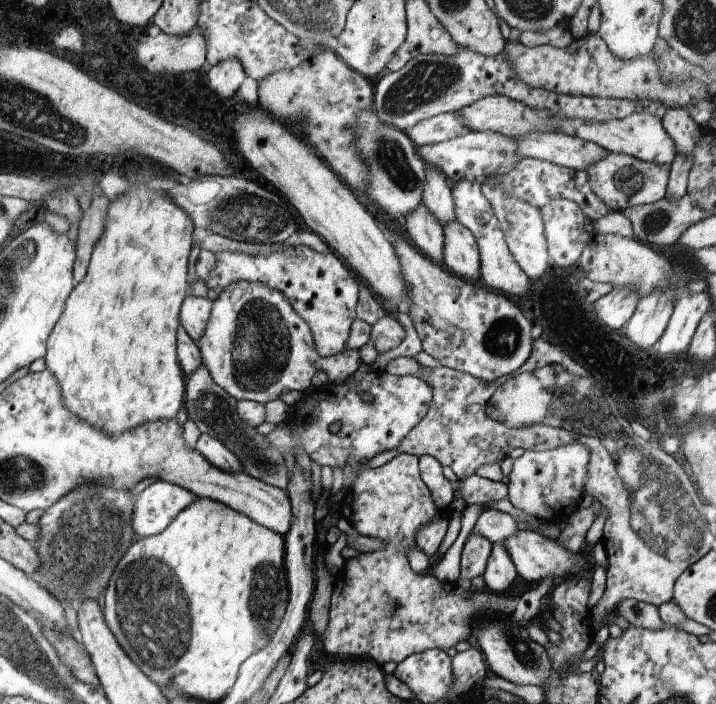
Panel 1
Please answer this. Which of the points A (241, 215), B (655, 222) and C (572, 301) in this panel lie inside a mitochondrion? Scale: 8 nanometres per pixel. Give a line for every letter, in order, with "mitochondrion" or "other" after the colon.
A: mitochondrion
B: mitochondrion
C: other

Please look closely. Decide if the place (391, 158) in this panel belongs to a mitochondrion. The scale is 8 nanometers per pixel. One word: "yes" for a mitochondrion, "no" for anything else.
yes

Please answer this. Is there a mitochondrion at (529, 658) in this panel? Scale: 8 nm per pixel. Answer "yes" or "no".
yes

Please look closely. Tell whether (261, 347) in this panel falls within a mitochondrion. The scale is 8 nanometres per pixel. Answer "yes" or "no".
yes

